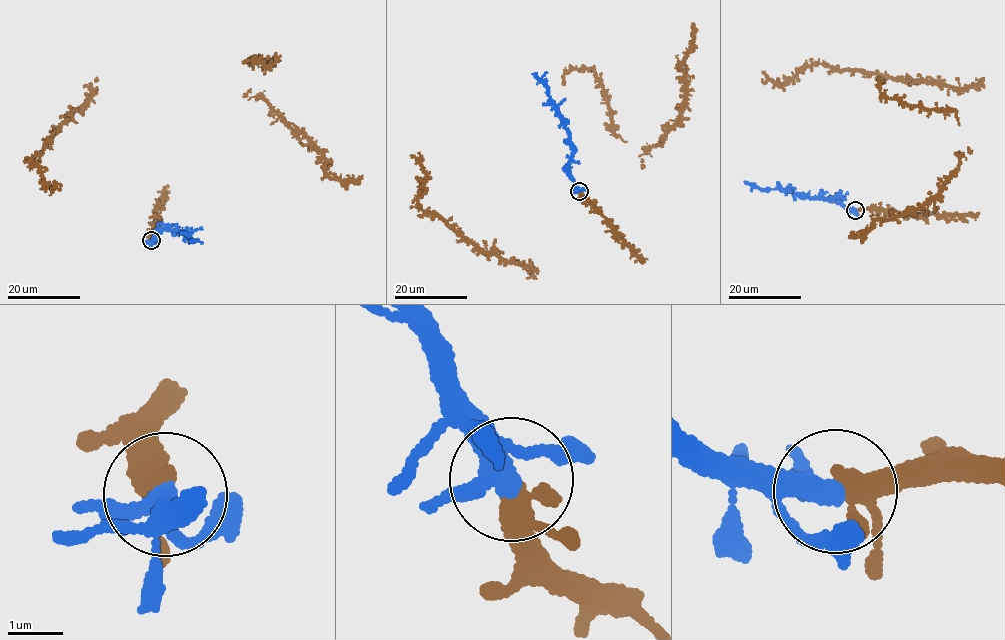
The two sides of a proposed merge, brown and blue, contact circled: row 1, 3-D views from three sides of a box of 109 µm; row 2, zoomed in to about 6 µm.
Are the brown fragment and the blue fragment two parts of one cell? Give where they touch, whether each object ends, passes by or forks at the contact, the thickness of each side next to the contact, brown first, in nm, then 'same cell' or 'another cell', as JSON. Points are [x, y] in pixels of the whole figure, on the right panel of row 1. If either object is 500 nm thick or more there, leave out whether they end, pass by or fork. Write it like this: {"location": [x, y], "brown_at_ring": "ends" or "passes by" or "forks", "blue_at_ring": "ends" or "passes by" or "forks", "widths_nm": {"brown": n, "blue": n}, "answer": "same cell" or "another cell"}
{"location": [855, 210], "brown_at_ring": "passes by", "blue_at_ring": "forks", "widths_nm": {"brown": 400, "blue": 280}, "answer": "same cell"}

